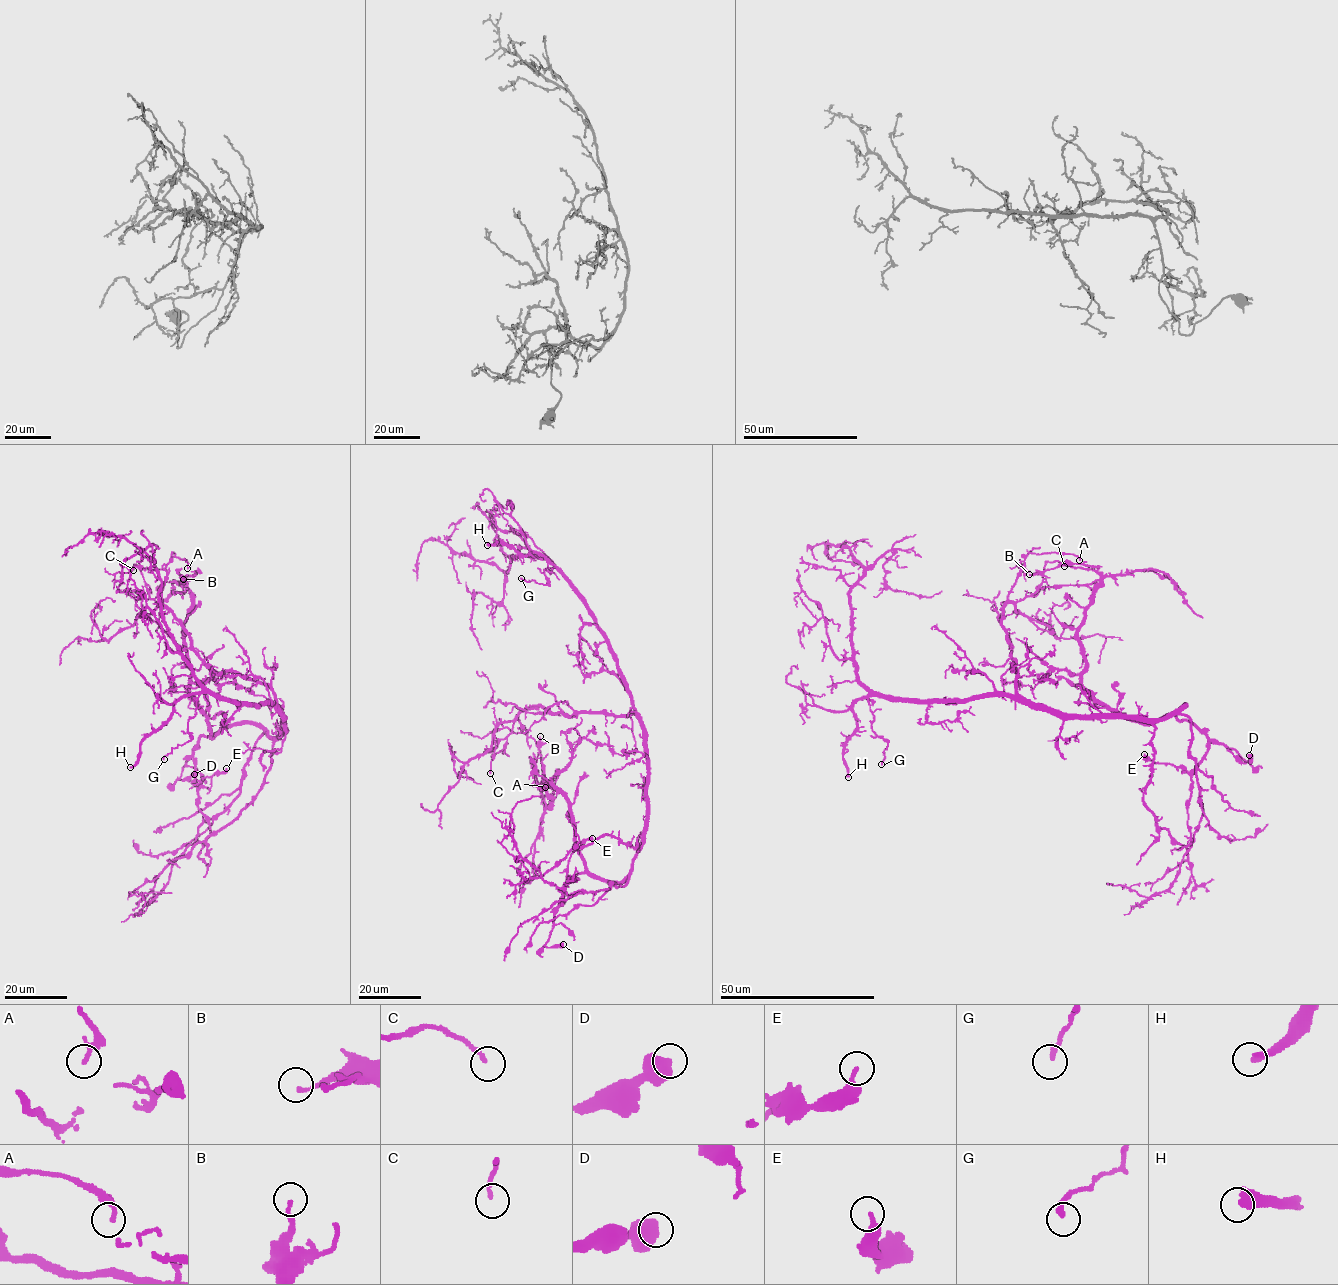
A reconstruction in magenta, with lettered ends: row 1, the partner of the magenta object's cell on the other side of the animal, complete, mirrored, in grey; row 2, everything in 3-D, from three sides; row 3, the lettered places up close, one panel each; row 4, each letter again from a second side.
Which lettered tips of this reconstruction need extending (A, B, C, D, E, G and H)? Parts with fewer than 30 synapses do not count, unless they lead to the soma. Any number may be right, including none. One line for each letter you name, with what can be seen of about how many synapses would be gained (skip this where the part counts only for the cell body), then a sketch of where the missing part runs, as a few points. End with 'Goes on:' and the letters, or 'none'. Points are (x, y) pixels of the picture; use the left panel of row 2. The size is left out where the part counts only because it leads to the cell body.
H: 100 synapses; course (130, 767), (120, 786), (107, 798), (92, 800), (72, 812), (69, 820)
Goes on: H

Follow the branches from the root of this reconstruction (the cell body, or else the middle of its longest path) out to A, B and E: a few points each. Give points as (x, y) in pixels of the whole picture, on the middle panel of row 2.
A: (647, 768), (645, 728), (635, 713), (565, 716), (542, 706), (524, 708), (517, 718), (540, 751), (545, 787)
B: (647, 768), (642, 848), (621, 881), (603, 882), (577, 845), (569, 800), (544, 781), (543, 803), (540, 736)
E: (647, 768), (642, 848), (632, 868), (620, 882), (585, 872), (573, 876), (560, 904), (570, 855), (592, 838)

